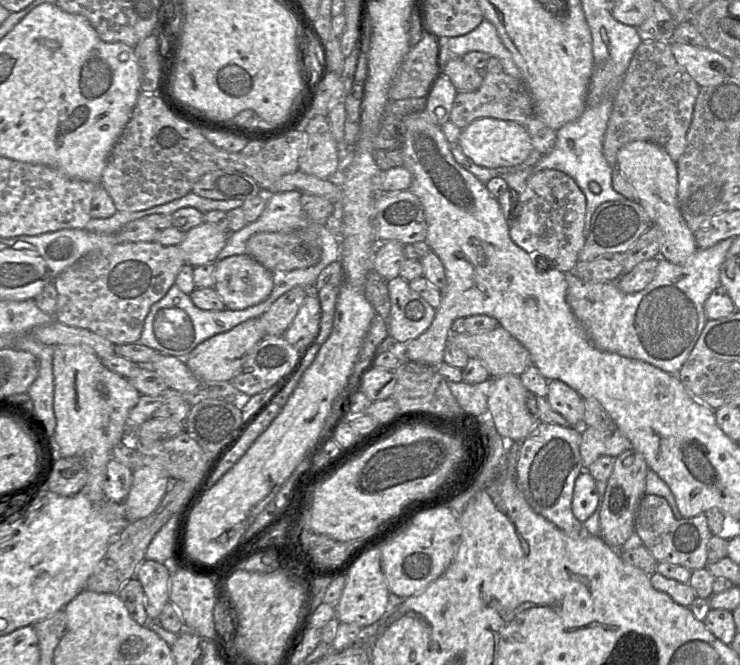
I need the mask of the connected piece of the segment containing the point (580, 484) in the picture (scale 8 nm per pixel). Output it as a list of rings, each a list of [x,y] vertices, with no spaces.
[[[583,470],[576,478],[572,498],[572,512],[583,523],[595,511],[598,504],[596,481],[588,470]]]

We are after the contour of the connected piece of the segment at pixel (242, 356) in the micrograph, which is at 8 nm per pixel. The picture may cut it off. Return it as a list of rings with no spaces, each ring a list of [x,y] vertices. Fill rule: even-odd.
[[[249,319],[229,331],[216,334],[198,344],[184,359],[189,369],[205,385],[230,383],[241,368],[252,349],[265,337],[258,319]]]

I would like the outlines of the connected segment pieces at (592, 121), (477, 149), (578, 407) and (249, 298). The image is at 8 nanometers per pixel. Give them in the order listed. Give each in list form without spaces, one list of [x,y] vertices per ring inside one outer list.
[[[613,99],[603,100],[599,105],[586,108],[575,121],[563,125],[556,132],[556,140],[552,150],[544,155],[535,165],[533,173],[539,170],[558,170],[571,177],[586,199],[583,235],[587,238],[591,218],[596,208],[608,201],[628,200],[613,189],[612,167],[603,154],[603,141],[612,110]]]
[[[490,117],[474,120],[462,129],[458,146],[474,164],[489,169],[519,165],[532,152],[531,138],[523,125]]]
[[[550,380],[545,398],[551,408],[562,415],[571,427],[582,427],[584,400],[574,389],[560,380]]]
[[[247,254],[216,262],[214,289],[230,310],[243,310],[264,301],[273,289],[272,273]]]

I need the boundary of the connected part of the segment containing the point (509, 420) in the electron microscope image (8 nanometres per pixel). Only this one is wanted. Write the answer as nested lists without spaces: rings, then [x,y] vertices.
[[[504,375],[493,379],[488,397],[488,413],[497,432],[508,442],[522,443],[539,423],[527,409],[526,400],[529,394],[532,393],[524,387],[519,376]]]

